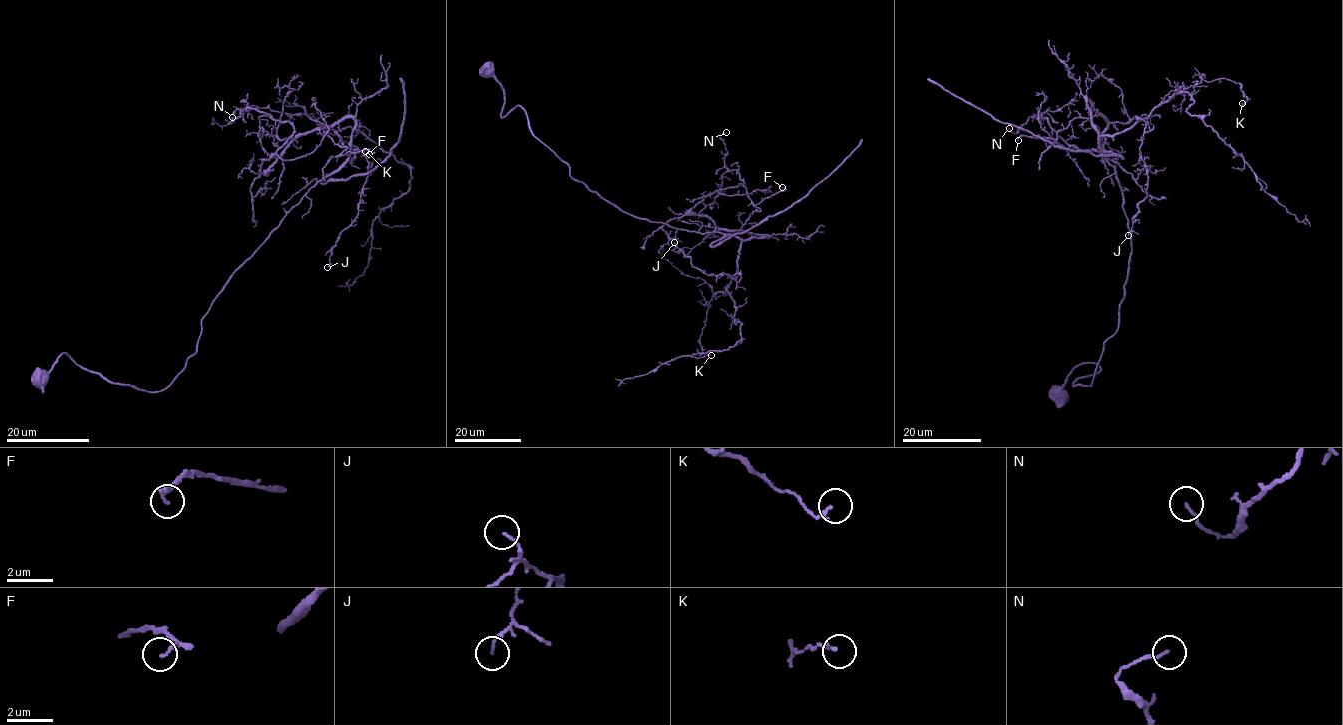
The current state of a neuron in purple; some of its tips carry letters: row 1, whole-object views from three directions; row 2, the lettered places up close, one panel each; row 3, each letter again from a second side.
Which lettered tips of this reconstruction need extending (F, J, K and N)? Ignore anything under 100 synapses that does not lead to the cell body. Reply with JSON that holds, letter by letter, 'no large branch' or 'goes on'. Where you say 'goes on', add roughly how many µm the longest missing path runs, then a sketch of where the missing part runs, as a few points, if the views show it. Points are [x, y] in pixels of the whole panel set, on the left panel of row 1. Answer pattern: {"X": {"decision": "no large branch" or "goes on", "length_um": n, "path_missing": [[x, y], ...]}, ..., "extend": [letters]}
{"F": {"decision": "no large branch"}, "J": {"decision": "no large branch"}, "K": {"decision": "no large branch"}, "N": {"decision": "no large branch"}, "extend": []}

